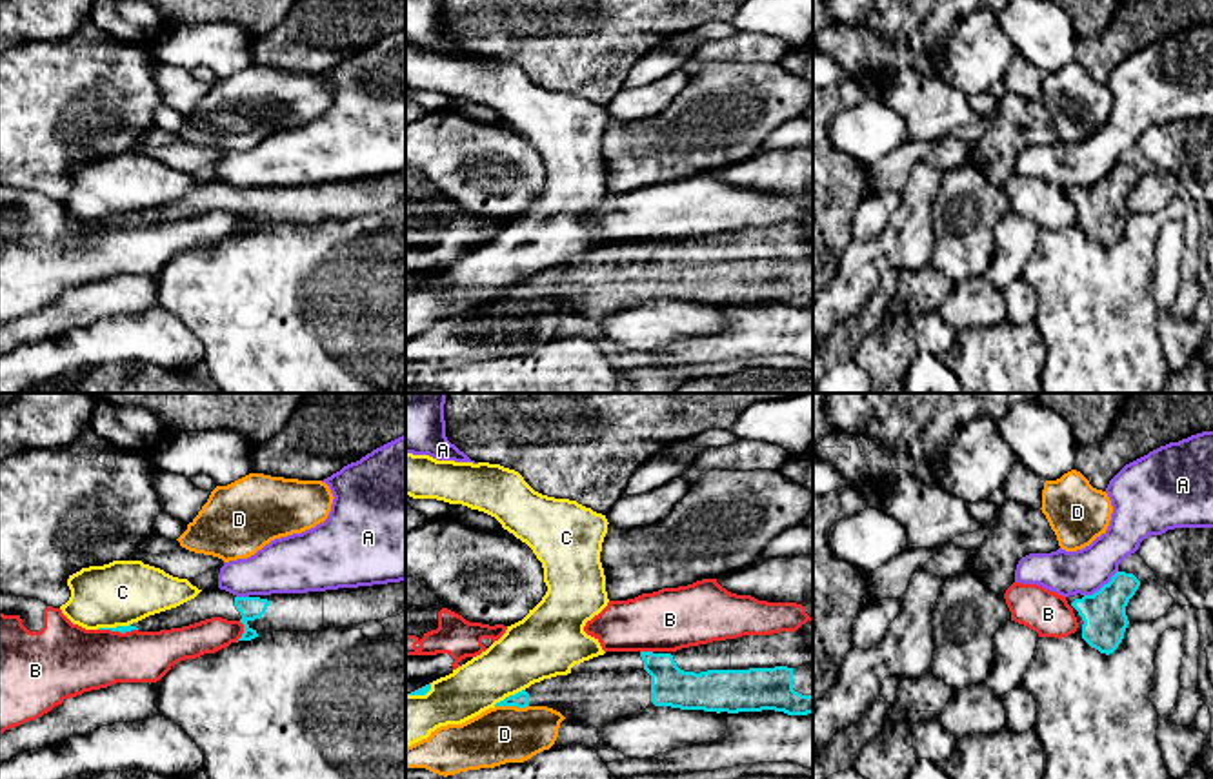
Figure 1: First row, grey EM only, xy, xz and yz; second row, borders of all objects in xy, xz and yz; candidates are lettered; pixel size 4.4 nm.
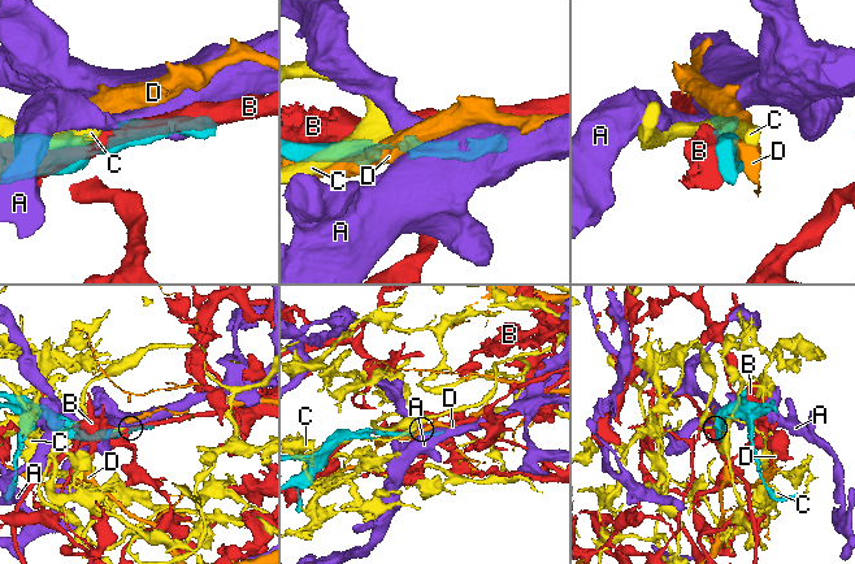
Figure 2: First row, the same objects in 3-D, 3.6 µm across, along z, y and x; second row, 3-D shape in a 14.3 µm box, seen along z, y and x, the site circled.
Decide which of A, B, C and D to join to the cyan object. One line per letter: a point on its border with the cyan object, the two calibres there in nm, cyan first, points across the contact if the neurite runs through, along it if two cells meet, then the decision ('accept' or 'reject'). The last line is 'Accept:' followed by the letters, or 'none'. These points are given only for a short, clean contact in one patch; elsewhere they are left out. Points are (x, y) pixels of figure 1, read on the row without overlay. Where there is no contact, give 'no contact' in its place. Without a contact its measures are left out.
A: contact yz (1102, 179); calibres 190 and 200 nm; reject
B: contact xy (244, 224); calibres 100 and 150 nm; reject
C: contact xz (510, 288); calibres 70 and 280 nm; reject
D: contact xz (511, 297); calibres 70 and 260 nm; reject
Accept: none

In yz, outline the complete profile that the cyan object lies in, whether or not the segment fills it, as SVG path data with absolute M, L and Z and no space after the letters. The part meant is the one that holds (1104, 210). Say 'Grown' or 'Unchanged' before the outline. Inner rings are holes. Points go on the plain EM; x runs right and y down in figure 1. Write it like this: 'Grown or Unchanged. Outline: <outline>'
Grown. Outline: M1117 164L1093 187L1066 189L1078 215L1077 226L1100 246L1113 246L1124 231L1129 217L1126 198L1138 178L1140 173L1133 166Z

